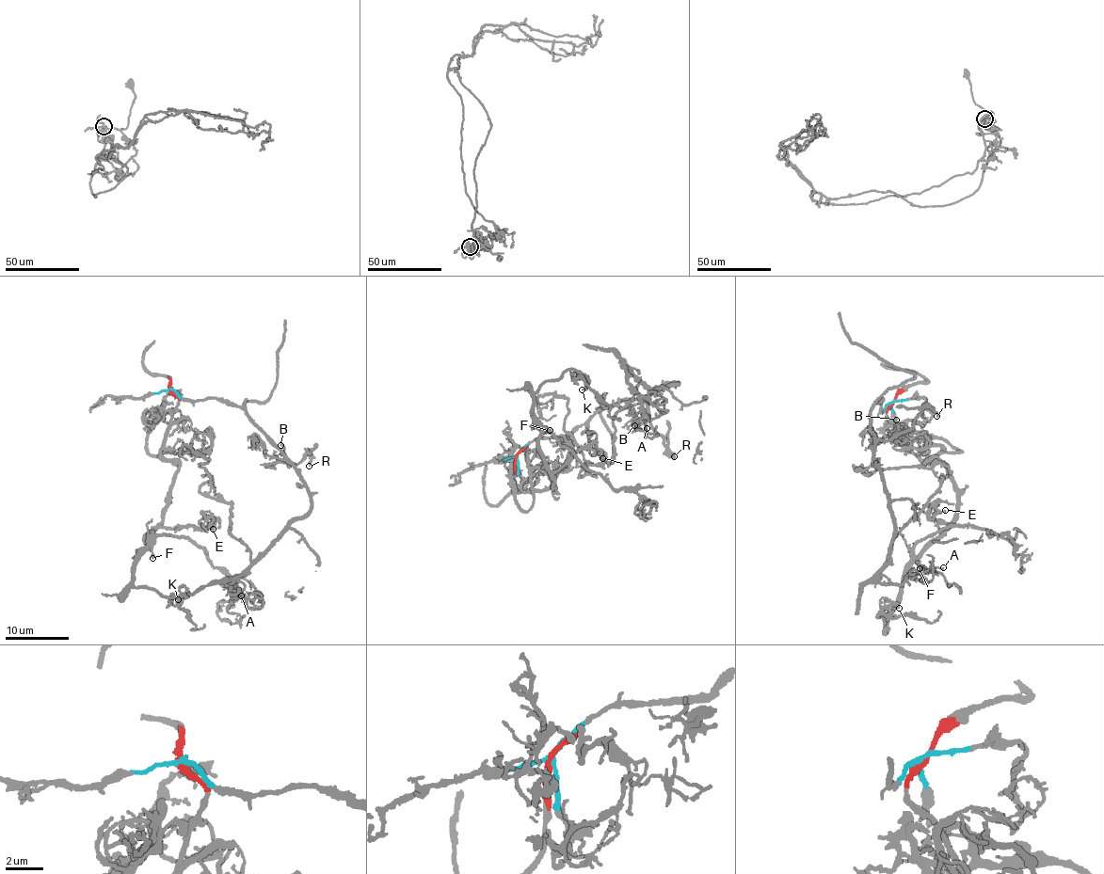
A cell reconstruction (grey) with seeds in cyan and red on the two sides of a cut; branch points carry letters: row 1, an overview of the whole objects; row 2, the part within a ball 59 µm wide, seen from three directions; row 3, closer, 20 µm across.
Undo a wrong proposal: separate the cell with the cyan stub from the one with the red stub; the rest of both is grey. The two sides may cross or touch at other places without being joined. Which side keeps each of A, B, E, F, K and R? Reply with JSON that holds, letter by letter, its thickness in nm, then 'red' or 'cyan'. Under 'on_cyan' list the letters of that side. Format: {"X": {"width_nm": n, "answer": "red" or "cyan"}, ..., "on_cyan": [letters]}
{"A": {"width_nm": 100, "answer": "cyan"}, "B": {"width_nm": 200, "answer": "cyan"}, "E": {"width_nm": 150, "answer": "red"}, "F": {"width_nm": 200, "answer": "red"}, "K": {"width_nm": 240, "answer": "red"}, "R": {"width_nm": 220, "answer": "cyan"}, "on_cyan": ["A", "B", "R"]}

